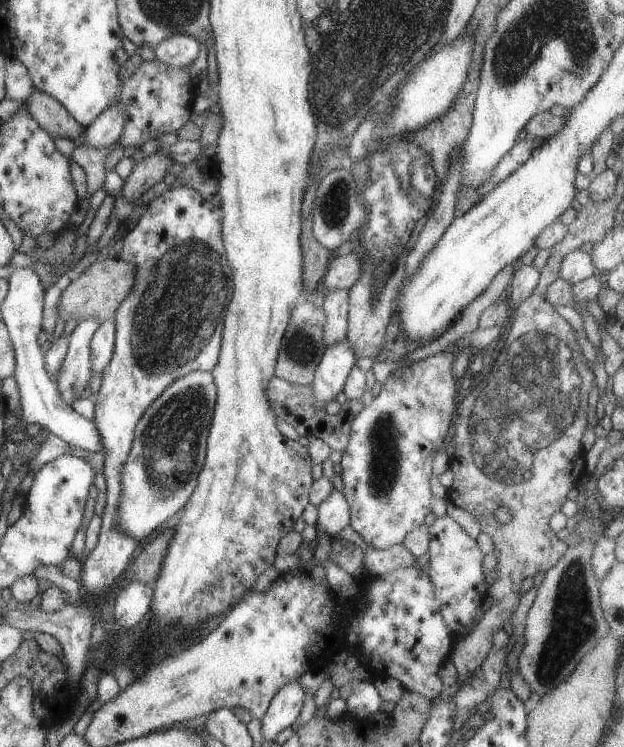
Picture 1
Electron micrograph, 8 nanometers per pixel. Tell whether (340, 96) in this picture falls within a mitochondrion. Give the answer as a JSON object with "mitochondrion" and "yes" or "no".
{"mitochondrion":"yes"}

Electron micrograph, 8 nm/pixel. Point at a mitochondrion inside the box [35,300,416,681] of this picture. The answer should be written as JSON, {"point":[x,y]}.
{"point":[171,438]}

